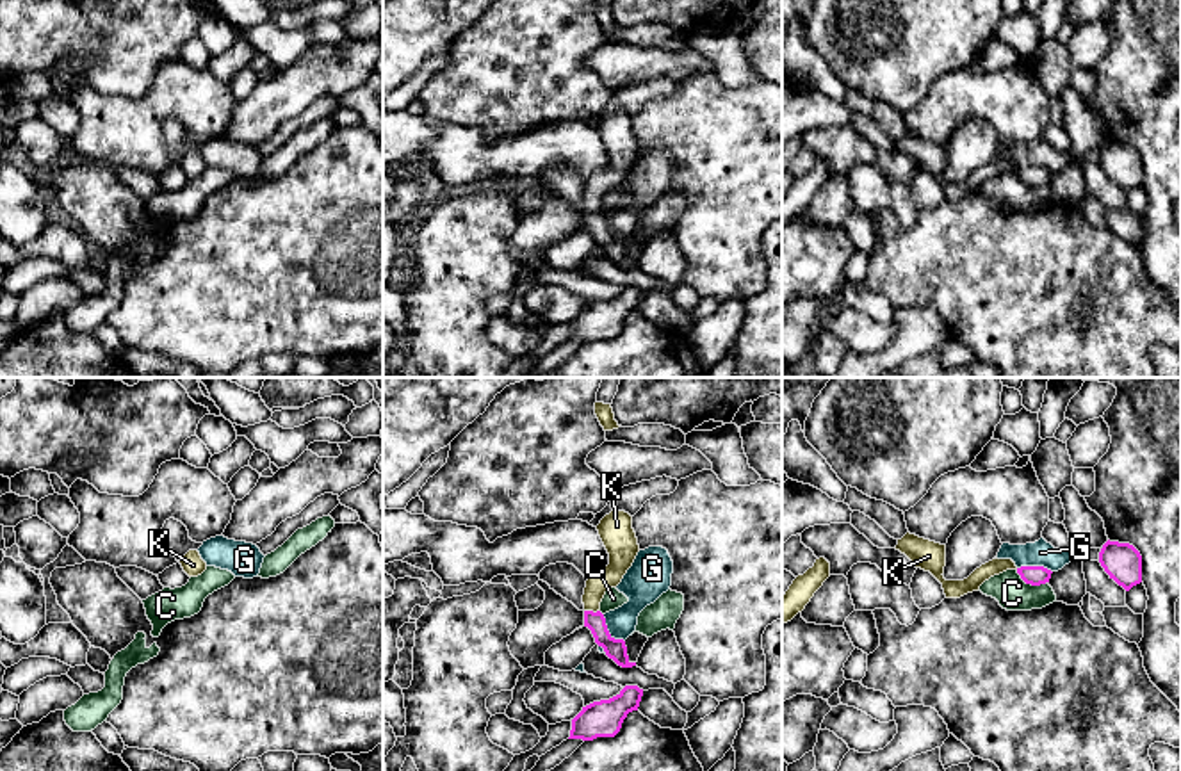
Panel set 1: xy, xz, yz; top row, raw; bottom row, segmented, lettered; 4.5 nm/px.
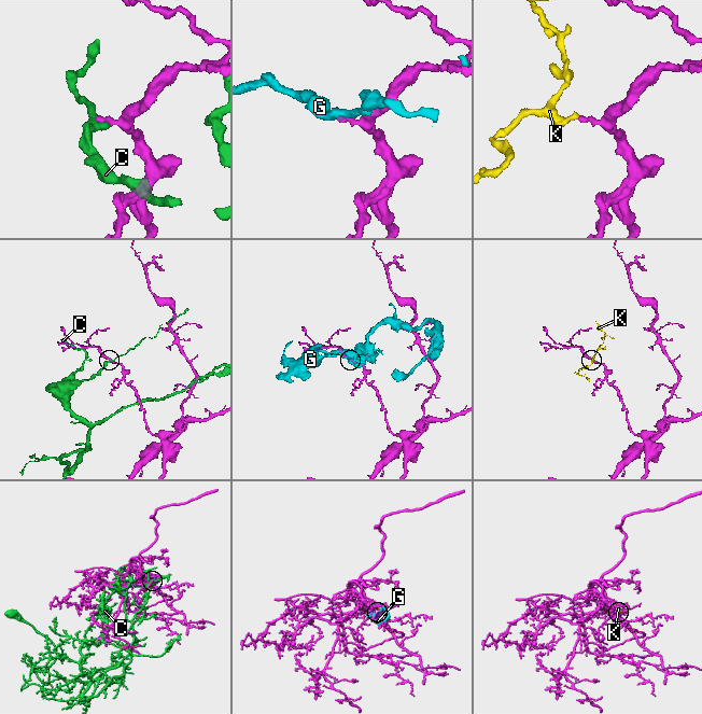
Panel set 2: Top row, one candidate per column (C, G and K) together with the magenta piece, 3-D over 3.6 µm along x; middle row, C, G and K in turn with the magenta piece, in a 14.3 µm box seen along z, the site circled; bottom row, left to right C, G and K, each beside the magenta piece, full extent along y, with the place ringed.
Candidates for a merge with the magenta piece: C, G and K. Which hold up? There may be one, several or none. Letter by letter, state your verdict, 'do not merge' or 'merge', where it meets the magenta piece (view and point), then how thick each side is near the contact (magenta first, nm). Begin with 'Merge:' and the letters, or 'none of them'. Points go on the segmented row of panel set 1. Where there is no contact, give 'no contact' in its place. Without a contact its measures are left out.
Merge: none of them
C: do not merge | yz (1030, 583) | 90/150 nm
G: do not merge | xz (608, 631) | 100/160 nm
K: do not merge | xz (592, 611) | 100/100 nm

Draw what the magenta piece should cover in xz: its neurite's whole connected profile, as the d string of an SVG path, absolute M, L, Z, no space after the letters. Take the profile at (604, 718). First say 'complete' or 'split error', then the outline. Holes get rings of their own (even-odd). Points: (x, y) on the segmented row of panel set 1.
complete; M625 686L609 700L593 702L572 719L568 739L593 741L597 737L615 737L629 712L638 710L643 689Z

